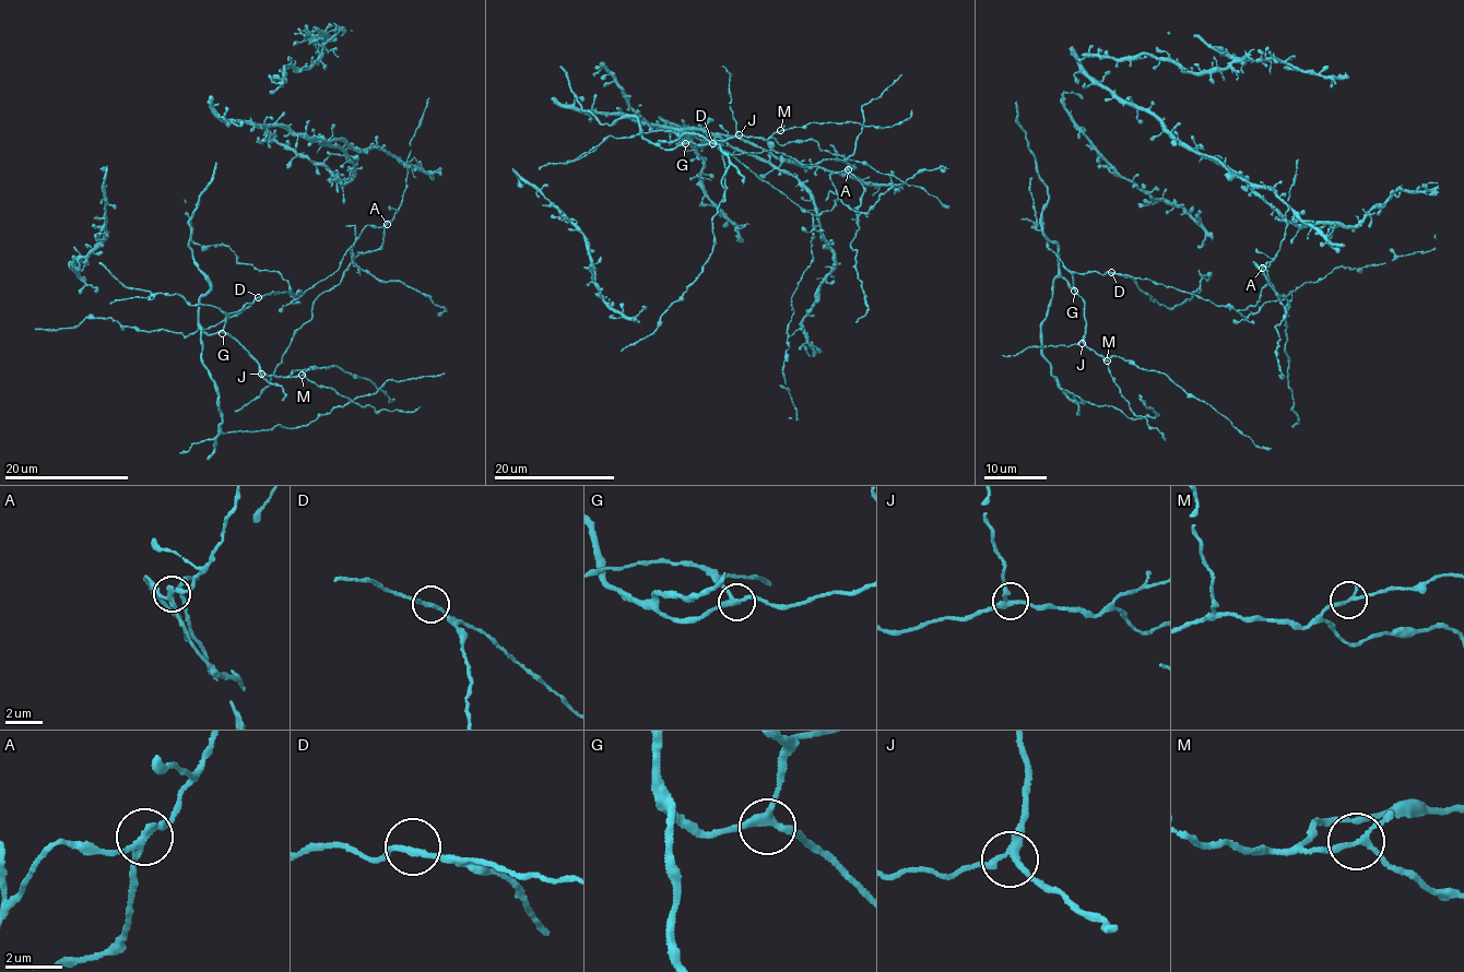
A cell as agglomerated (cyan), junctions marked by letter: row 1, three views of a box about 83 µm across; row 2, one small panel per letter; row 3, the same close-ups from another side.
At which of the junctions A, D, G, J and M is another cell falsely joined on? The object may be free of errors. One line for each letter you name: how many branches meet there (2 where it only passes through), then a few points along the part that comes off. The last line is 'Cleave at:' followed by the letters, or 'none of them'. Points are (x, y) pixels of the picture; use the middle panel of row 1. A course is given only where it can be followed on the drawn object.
A: 3 branches meet; foreign part runs (848, 169), (863, 191), (851, 245), (858, 251), (856, 268), (869, 305), (856, 322)
Cleave at: A

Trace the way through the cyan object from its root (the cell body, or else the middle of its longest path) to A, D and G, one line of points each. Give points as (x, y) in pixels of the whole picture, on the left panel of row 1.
A: (317, 283), (335, 271), (363, 228), (384, 227), (386, 224)
D: (317, 283), (293, 296), (284, 292), (258, 297)
G: (317, 283), (305, 293), (293, 296), (288, 292), (273, 292), (244, 305), (240, 311), (226, 317), (222, 333)

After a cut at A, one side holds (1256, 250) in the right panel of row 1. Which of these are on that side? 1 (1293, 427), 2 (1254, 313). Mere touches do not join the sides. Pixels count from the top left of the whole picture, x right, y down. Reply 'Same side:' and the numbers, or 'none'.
Same side: 2

